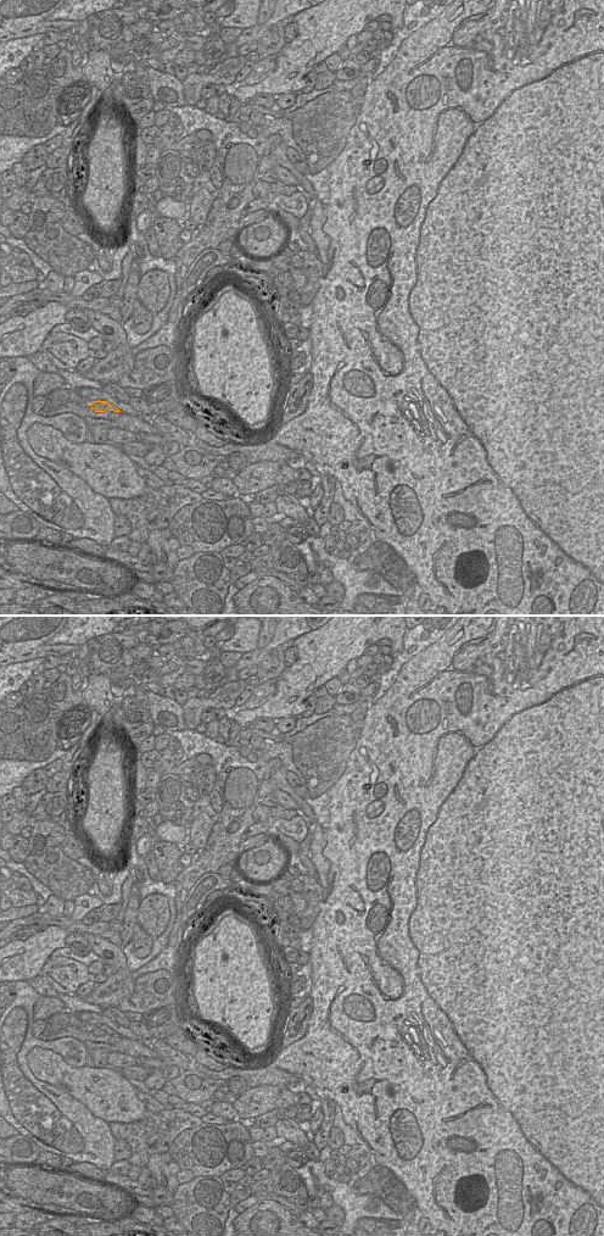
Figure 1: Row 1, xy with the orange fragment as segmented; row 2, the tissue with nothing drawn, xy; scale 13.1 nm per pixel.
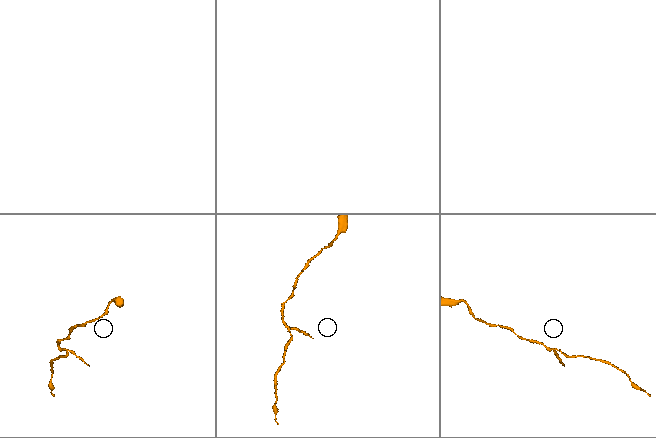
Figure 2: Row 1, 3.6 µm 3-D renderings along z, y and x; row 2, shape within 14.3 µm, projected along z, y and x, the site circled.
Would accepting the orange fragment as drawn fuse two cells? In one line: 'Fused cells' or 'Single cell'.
Fused cells

